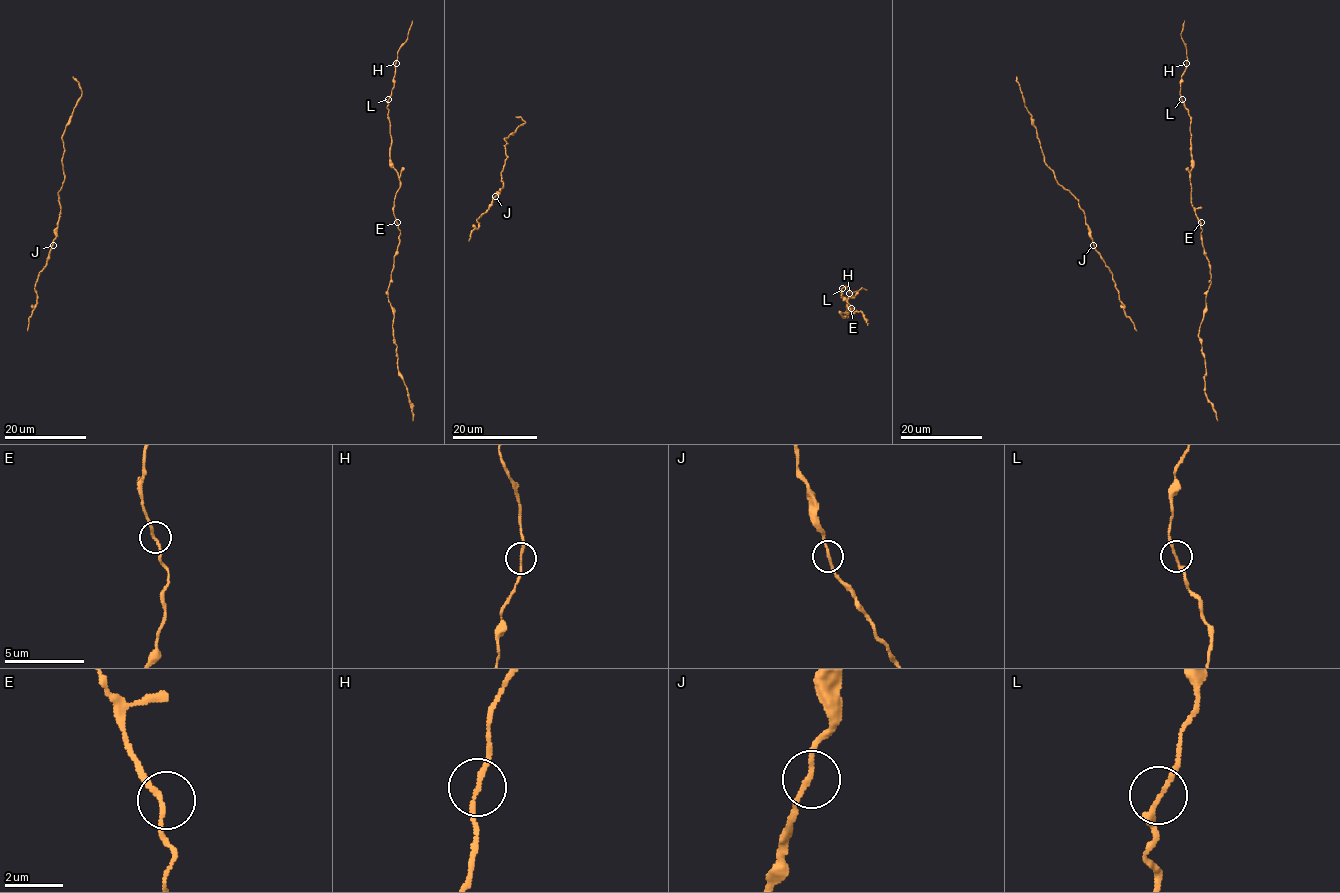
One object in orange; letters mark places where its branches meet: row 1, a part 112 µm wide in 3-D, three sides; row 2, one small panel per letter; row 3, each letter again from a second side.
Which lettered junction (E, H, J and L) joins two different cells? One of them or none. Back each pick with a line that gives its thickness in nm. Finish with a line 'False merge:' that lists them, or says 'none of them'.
False merge: none of them

